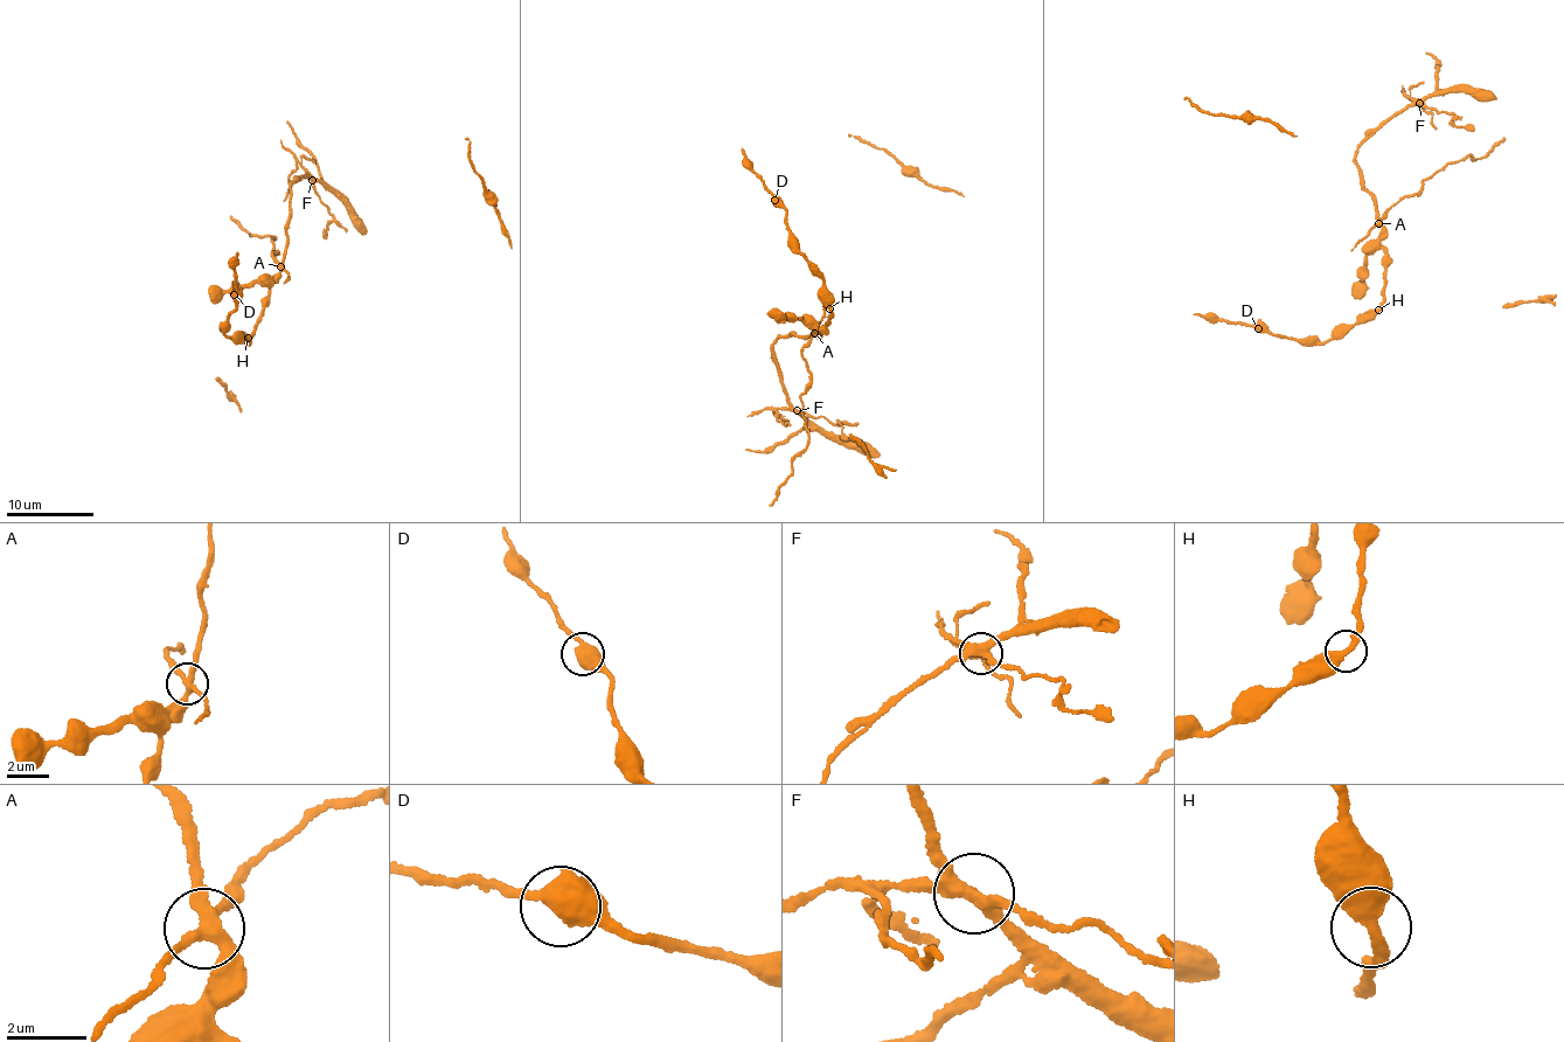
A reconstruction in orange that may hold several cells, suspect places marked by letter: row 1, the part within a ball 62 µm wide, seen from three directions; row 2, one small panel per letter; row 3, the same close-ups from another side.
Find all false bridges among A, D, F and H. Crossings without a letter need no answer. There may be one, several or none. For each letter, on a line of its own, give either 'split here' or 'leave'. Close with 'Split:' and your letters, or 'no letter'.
A: split here
D: leave
F: split here
H: leave
Split: A, F

